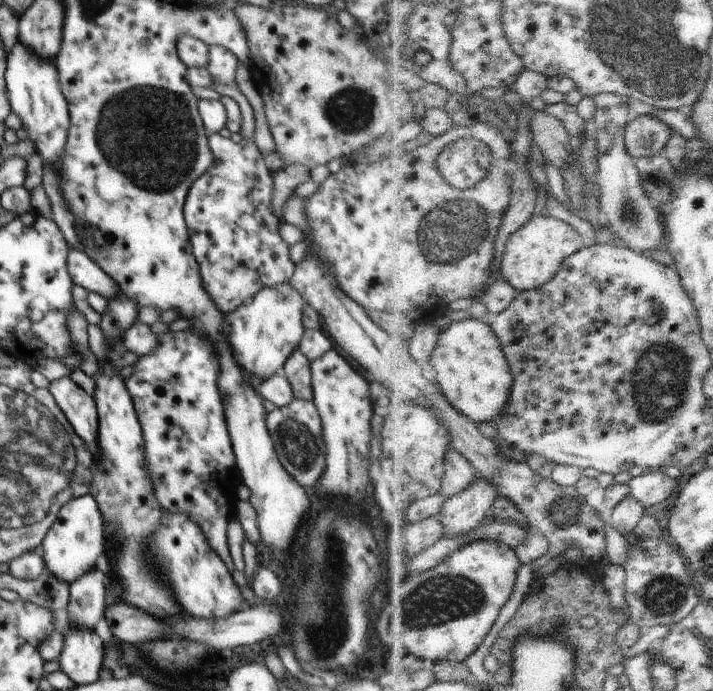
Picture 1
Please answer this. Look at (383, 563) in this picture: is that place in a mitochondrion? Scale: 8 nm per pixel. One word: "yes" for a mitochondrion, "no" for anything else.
no

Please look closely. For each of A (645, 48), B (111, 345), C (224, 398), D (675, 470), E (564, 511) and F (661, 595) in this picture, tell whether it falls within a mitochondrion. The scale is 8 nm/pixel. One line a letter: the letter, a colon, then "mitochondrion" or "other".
A: mitochondrion
B: other
C: other
D: other
E: mitochondrion
F: mitochondrion

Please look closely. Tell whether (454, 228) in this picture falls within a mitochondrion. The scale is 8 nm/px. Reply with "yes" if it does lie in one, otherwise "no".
yes

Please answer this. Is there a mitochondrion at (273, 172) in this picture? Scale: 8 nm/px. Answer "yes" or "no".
no

